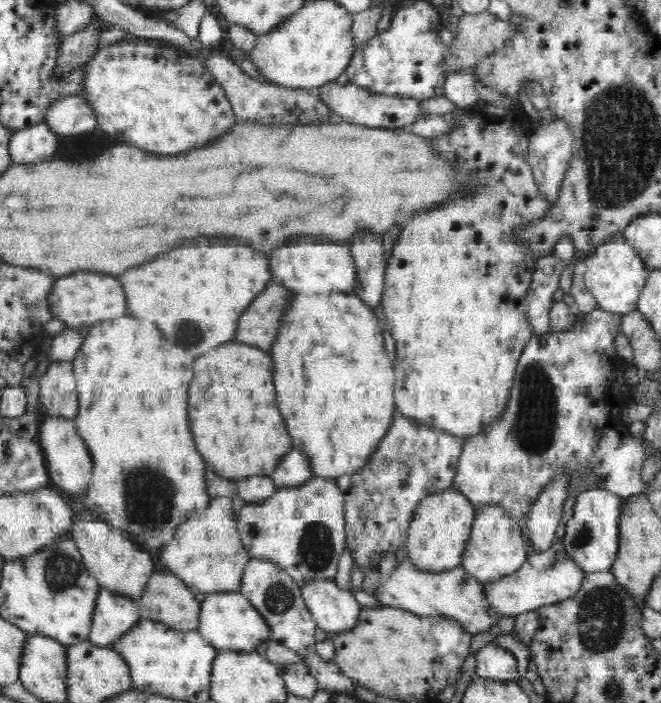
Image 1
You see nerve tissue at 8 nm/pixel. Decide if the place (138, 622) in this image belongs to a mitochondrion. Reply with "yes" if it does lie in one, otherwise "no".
no

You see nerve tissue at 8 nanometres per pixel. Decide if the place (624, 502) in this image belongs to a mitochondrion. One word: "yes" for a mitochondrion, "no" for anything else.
no

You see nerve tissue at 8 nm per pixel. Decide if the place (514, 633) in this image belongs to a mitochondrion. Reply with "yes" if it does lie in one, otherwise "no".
no

